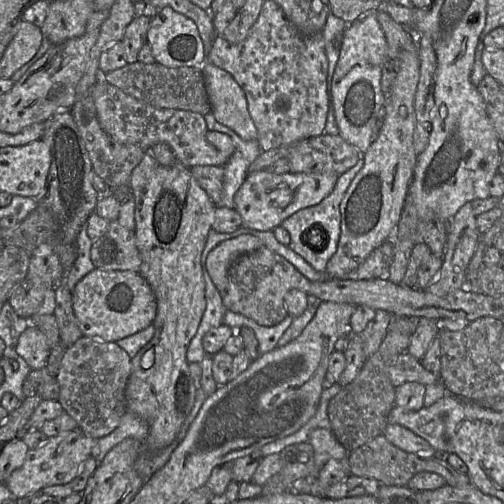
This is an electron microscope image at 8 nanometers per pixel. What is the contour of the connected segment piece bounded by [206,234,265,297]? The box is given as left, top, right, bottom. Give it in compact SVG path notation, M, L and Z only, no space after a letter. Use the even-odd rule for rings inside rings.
M242 234L236 238L219 243L206 260L207 271L221 297L227 287L227 274L231 264L242 254L265 247L254 235Z

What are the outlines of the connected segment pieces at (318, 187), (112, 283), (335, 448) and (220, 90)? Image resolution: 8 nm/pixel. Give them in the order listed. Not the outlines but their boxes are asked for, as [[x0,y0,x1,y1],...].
[[234,170,338,231],[72,268,156,342],[309,428,348,479],[202,61,258,140]]

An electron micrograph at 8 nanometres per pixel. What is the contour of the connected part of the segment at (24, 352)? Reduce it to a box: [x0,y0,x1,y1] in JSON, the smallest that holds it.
[16,325,50,370]

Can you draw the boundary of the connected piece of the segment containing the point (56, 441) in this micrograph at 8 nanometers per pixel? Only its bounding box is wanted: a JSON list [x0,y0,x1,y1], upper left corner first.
[4,428,96,499]

